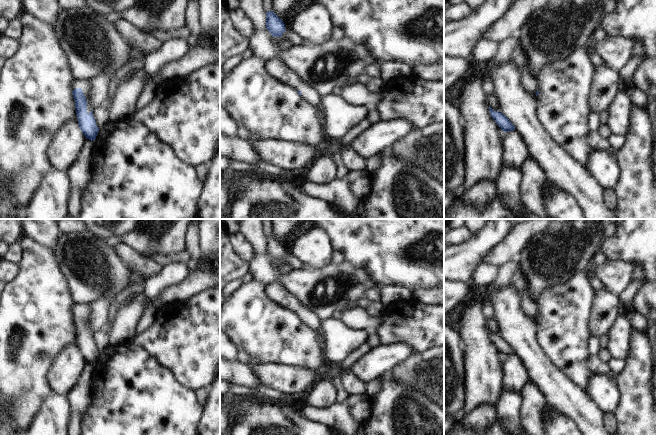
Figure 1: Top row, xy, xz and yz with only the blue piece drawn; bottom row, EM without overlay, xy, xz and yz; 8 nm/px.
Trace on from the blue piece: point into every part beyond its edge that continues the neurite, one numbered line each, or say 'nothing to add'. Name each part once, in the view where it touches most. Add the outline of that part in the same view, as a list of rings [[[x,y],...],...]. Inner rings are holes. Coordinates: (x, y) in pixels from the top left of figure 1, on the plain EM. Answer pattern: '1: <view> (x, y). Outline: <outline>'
1: xy (84, 309). Outline: [[[72,305],[71,314],[73,315],[75,312],[81,312],[83,314],[84,320],[87,322],[87,318],[90,314],[88,305]]]

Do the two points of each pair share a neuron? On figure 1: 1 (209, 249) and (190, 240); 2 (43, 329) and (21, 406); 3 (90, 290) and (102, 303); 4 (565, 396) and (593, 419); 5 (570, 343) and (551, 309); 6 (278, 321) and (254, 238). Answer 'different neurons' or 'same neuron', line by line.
1: different neurons
2: same neuron
3: different neurons
4: same neuron
5: same neuron
6: different neurons

